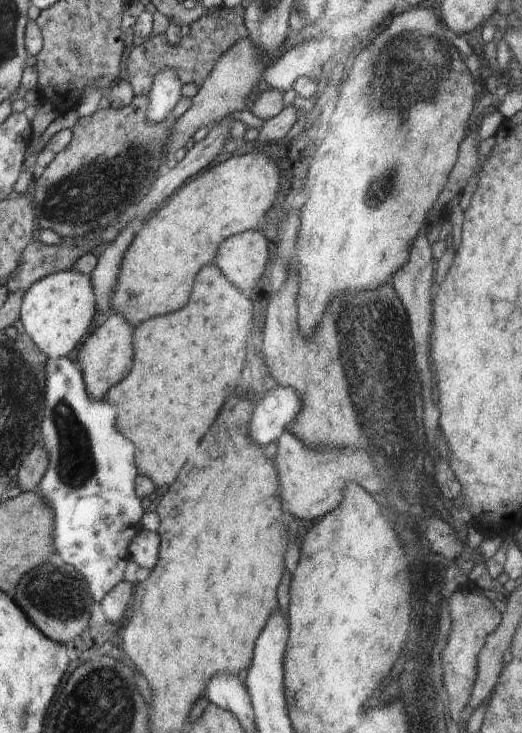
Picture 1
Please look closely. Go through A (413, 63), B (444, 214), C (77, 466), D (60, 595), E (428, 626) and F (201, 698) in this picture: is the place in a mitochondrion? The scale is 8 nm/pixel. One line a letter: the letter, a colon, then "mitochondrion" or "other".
A: mitochondrion
B: other
C: mitochondrion
D: mitochondrion
E: mitochondrion
F: other

